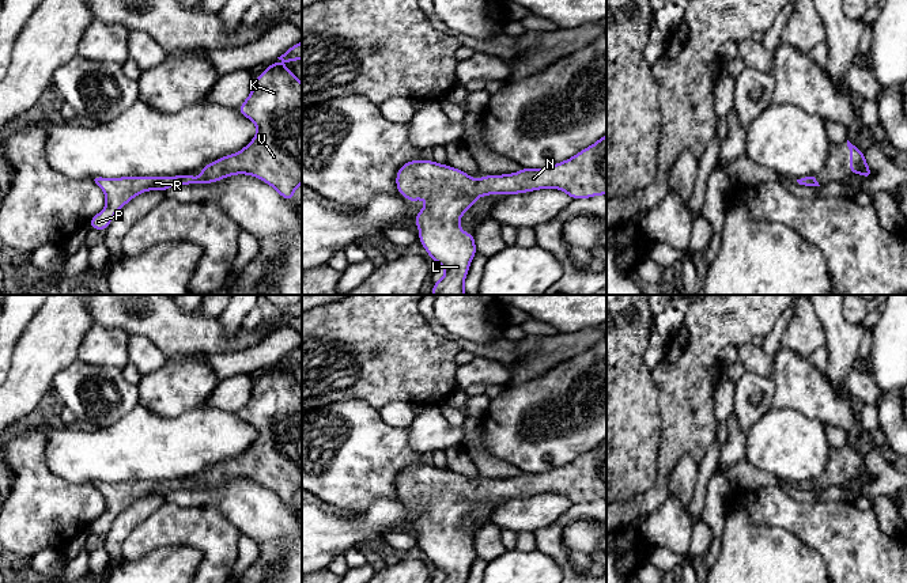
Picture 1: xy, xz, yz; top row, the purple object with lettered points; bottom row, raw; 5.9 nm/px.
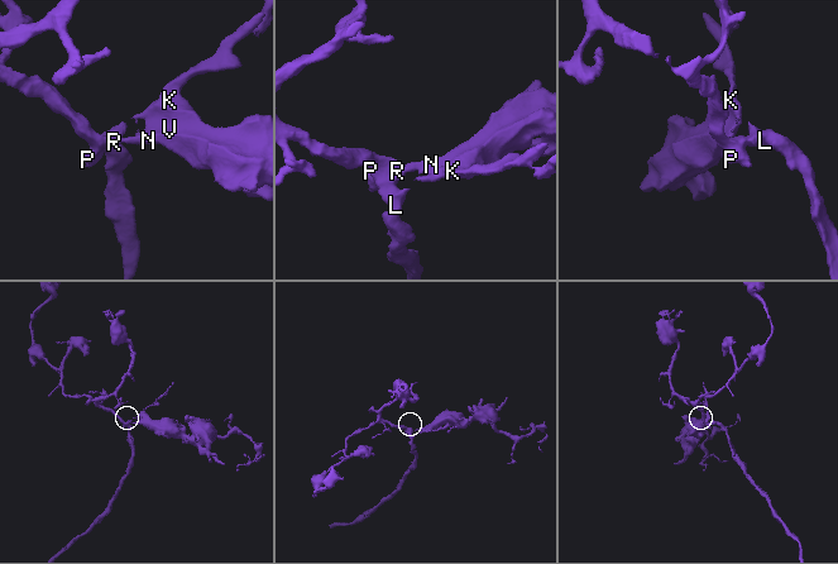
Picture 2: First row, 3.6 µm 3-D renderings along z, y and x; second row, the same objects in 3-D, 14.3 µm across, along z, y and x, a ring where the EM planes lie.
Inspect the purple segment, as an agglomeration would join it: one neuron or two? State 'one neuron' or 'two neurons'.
one neuron

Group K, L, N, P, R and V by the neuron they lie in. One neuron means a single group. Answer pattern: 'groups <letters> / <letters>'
groups K L N P R V

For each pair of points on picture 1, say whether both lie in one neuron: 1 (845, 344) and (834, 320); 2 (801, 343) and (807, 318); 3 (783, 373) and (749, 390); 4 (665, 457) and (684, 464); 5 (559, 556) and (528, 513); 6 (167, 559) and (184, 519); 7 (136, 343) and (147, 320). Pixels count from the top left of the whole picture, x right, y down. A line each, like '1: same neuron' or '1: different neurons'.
1: same neuron
2: same neuron
3: different neurons
4: different neurons
5: different neurons
6: different neurons
7: different neurons

